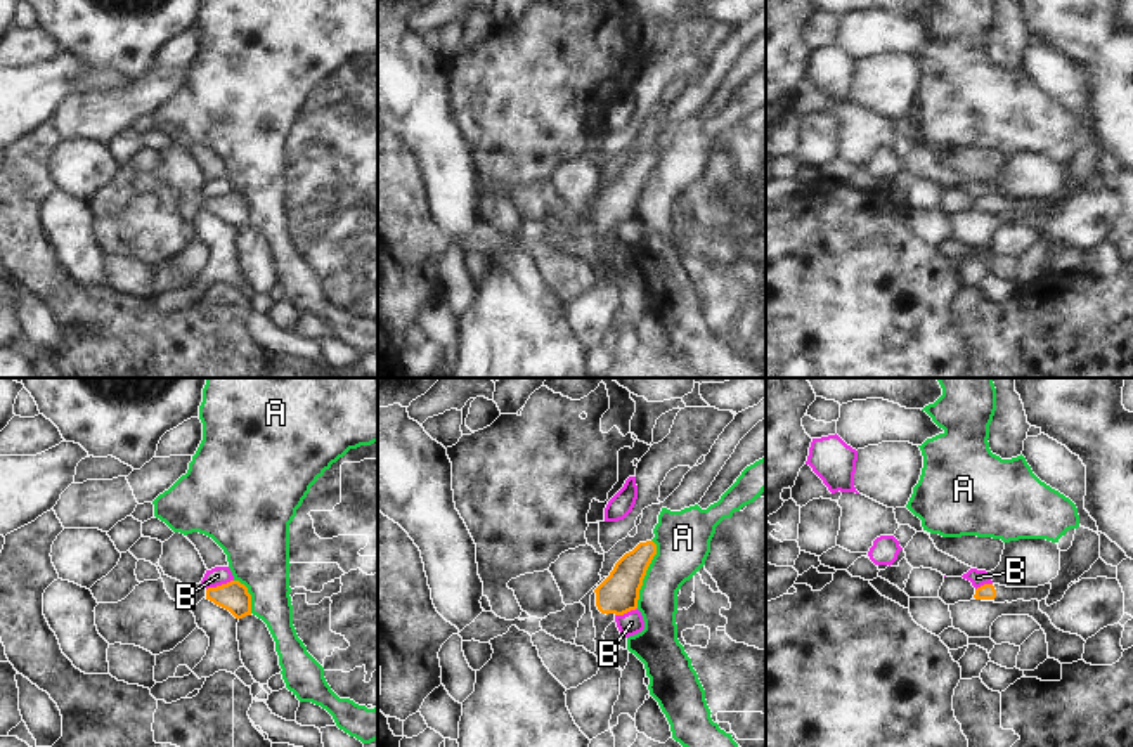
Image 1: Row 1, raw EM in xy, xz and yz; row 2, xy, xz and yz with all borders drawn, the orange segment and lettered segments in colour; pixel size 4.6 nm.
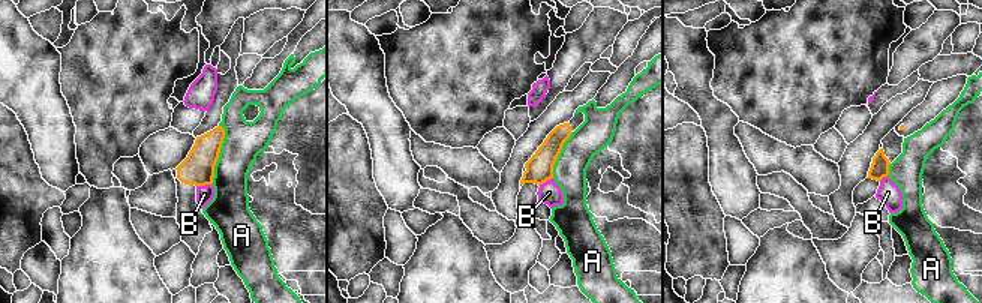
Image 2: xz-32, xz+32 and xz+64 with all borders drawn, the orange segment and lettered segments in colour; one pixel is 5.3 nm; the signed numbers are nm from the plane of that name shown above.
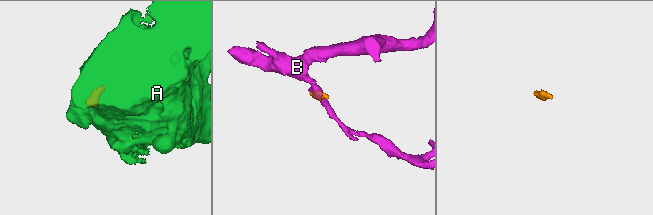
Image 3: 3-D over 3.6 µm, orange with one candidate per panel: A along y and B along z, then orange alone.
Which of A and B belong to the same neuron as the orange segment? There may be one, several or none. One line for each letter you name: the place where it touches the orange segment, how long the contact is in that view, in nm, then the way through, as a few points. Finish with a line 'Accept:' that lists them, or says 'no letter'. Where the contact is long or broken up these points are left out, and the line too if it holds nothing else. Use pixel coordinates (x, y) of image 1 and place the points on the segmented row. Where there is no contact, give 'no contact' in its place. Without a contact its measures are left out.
Accept: no letter

